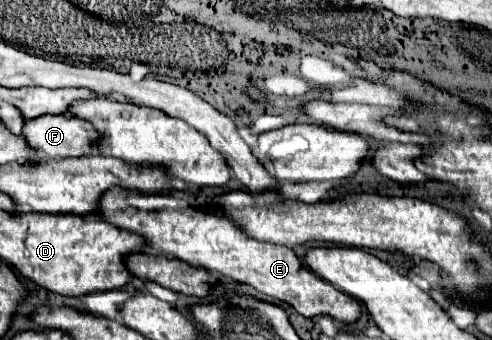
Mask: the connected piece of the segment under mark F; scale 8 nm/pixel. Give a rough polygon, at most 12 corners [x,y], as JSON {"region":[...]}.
{"region":[[27,121],[23,135],[43,159],[91,155],[89,121]]}

